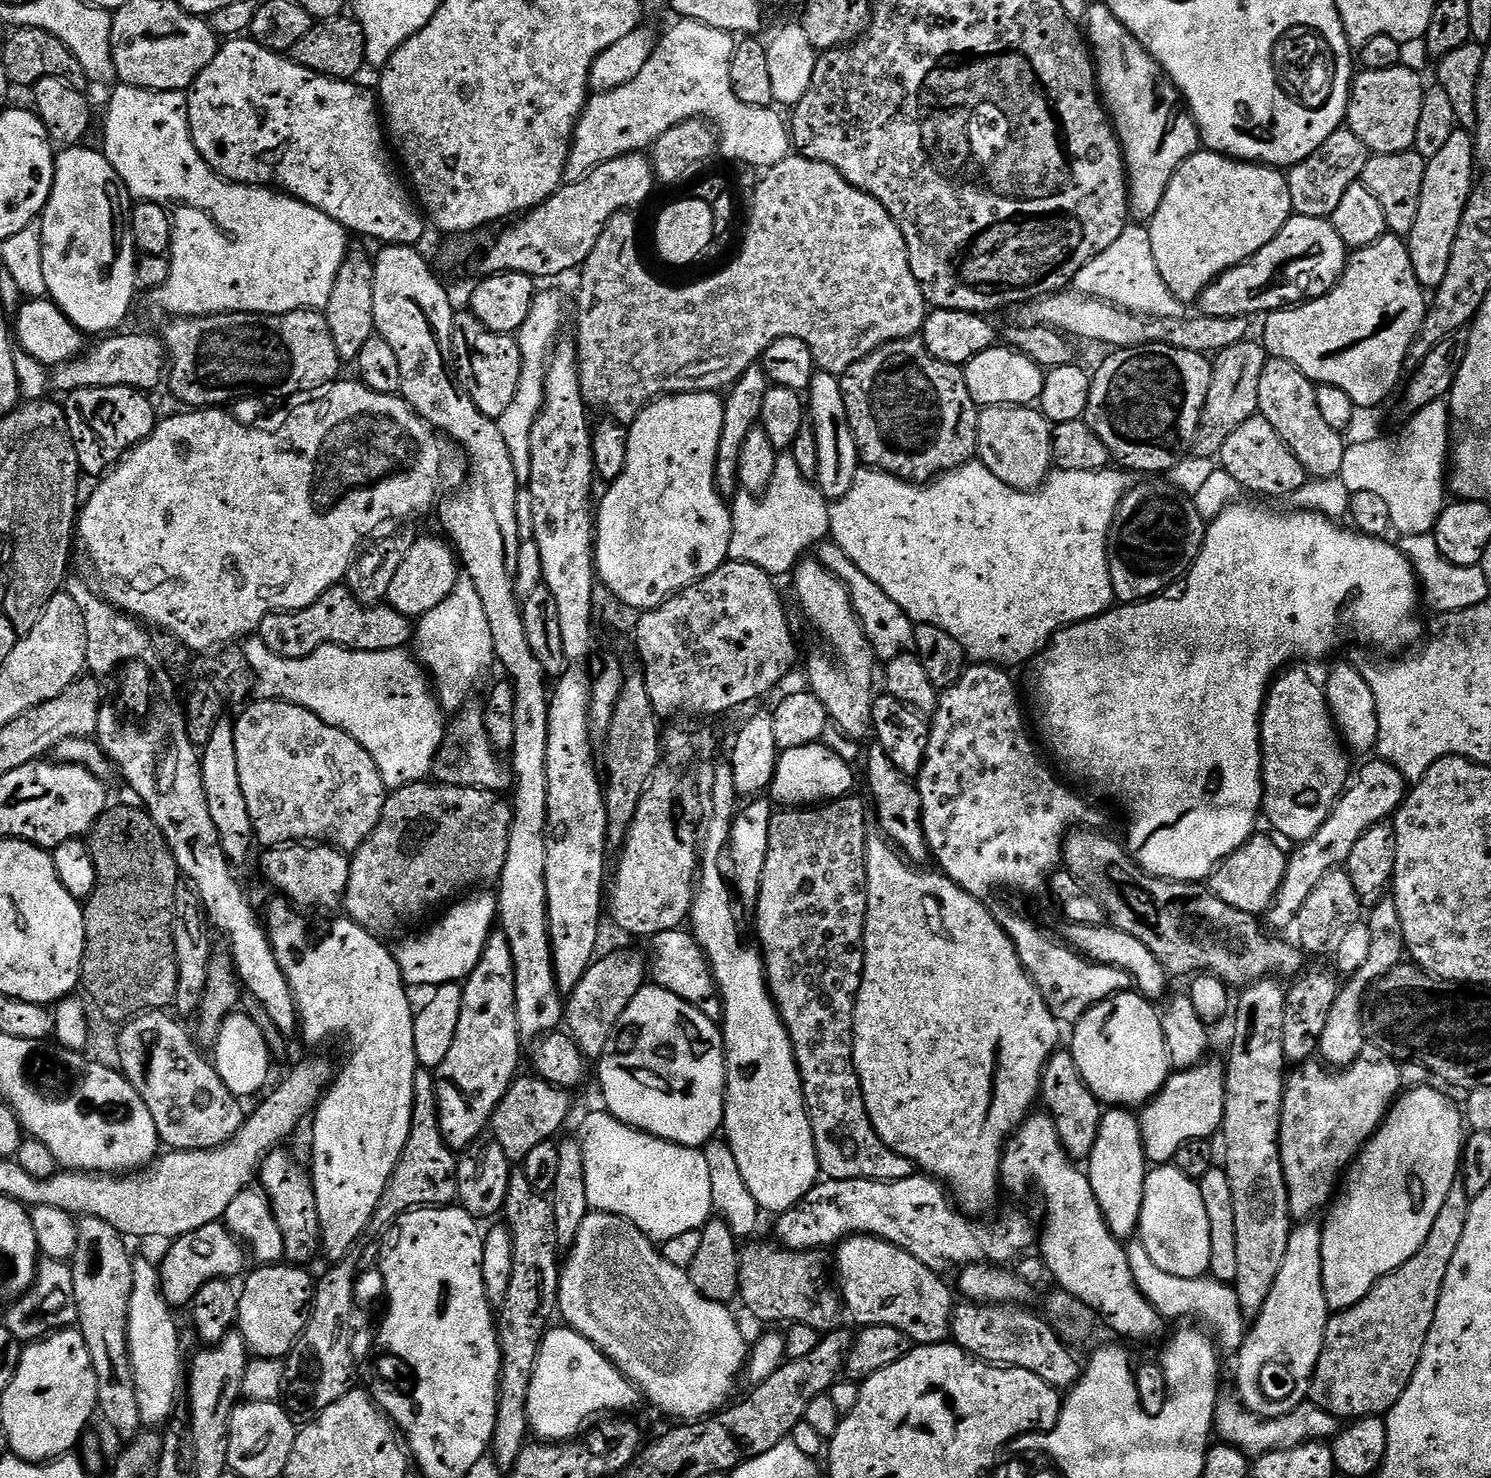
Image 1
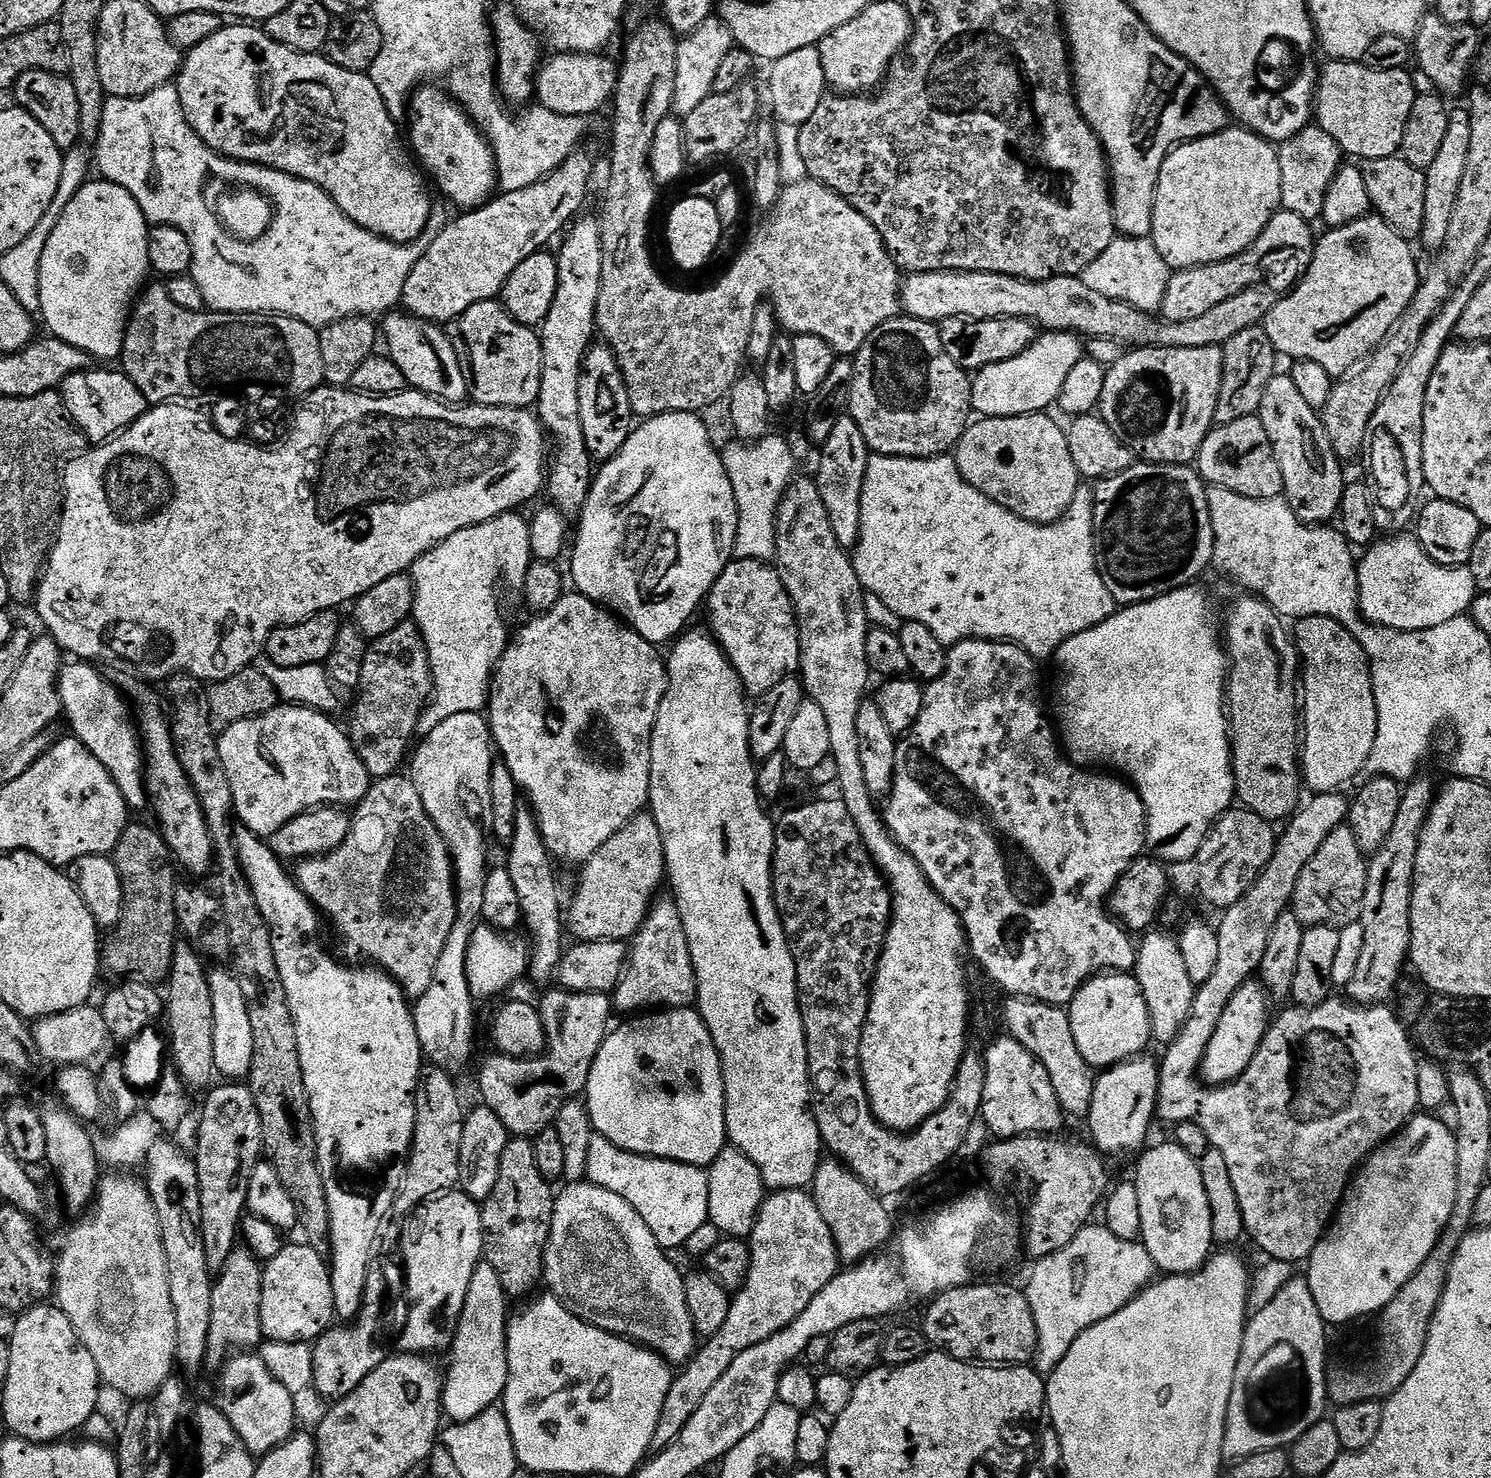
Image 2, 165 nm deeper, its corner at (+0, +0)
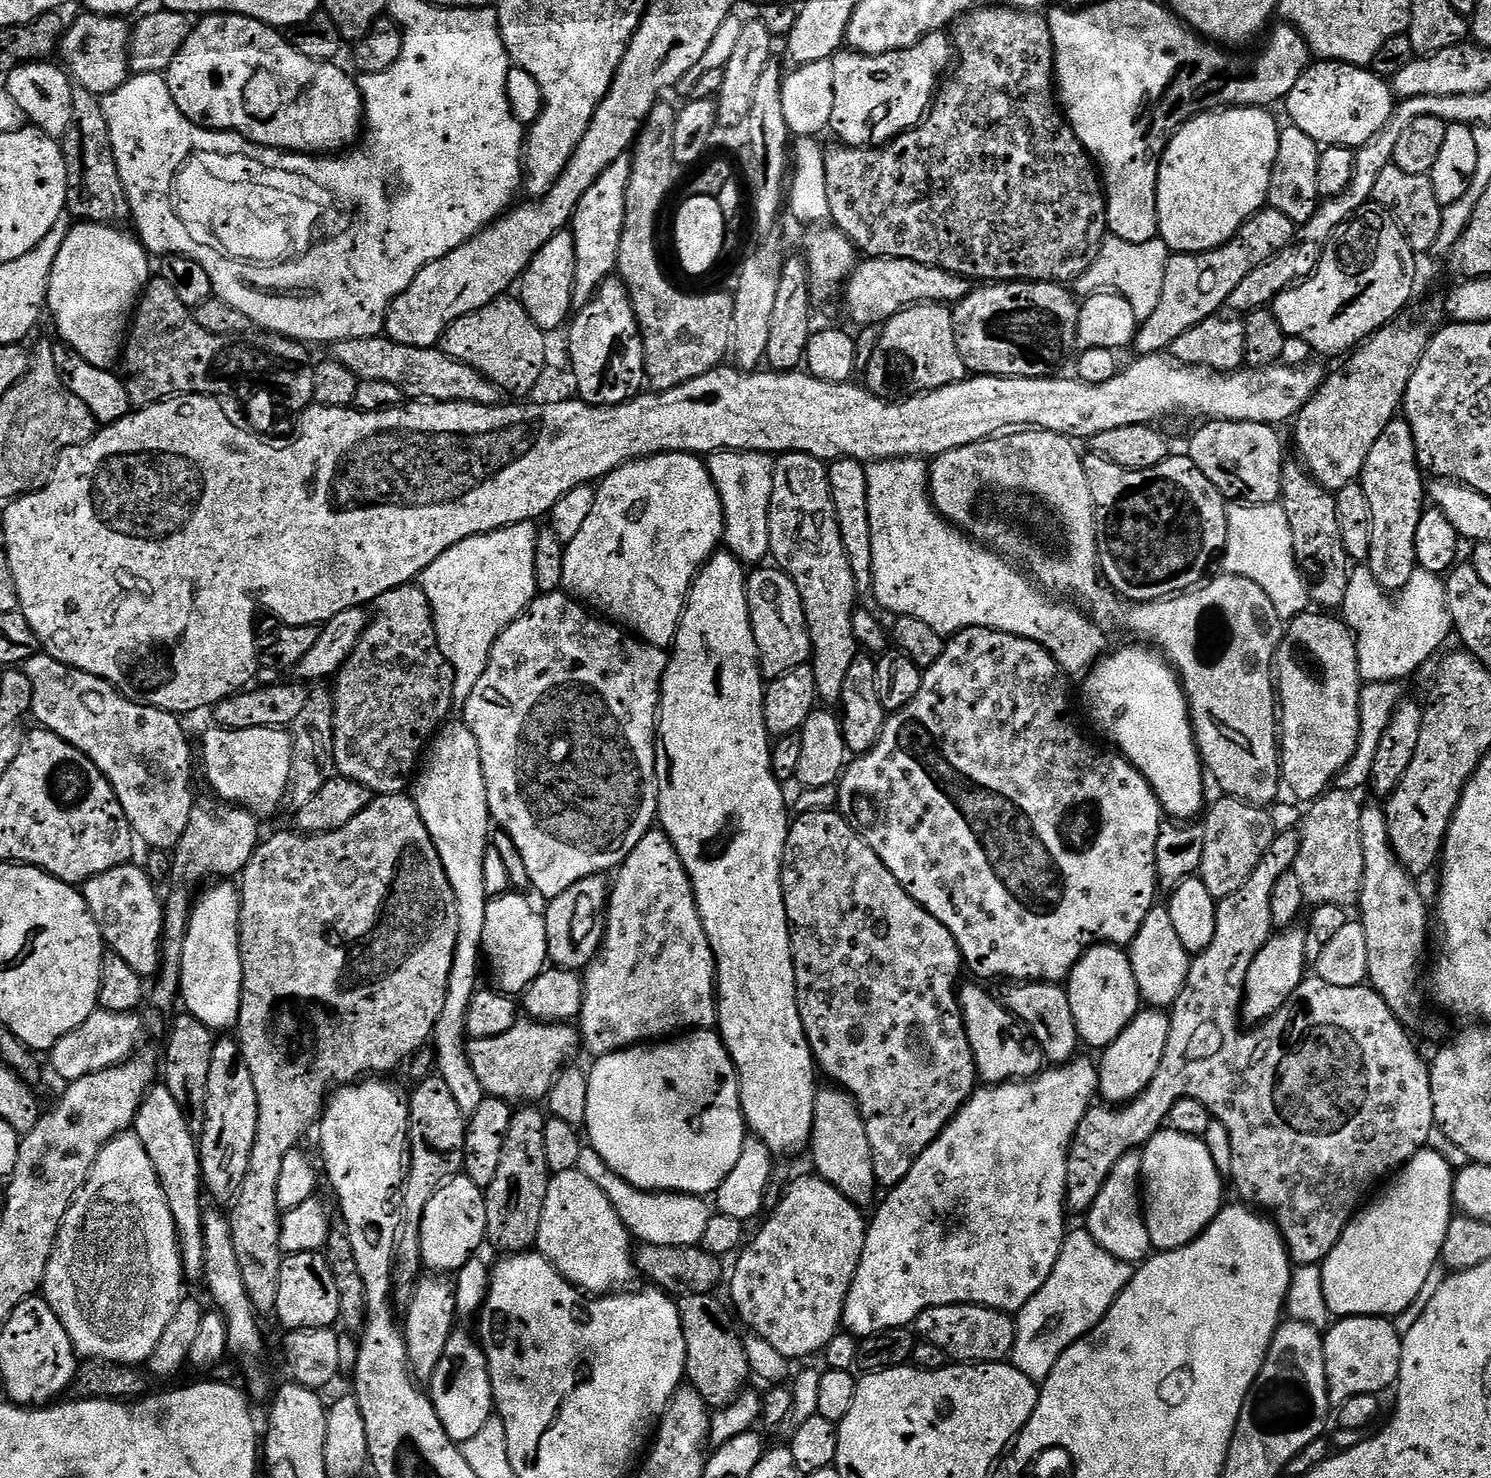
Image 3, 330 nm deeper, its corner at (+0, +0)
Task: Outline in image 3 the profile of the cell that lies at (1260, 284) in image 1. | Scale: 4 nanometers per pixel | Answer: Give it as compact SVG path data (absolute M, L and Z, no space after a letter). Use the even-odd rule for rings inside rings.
M1265 206L1254 213L1221 248L1169 255L1166 278L1162 278L1162 298L1158 298L1158 310L1154 310L1154 314L1150 314L1150 318L1143 320L1137 327L1135 355L1159 356L1167 353L1172 343L1186 334L1186 330L1217 315L1227 305L1230 294L1234 294L1234 286L1238 286L1238 282L1242 282L1250 270L1258 270L1258 266L1274 258L1291 242L1296 230L1297 225L1286 218L1286 214Z

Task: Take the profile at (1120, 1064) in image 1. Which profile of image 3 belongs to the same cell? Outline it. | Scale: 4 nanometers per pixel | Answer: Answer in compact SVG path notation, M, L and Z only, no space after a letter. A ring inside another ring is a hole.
M1097 944L1095 948L1089 948L1069 974L1066 987L1070 1010L1074 1013L1074 1026L1080 1039L1097 1050L1108 1048L1114 1043L1142 1008L1127 951L1115 944Z

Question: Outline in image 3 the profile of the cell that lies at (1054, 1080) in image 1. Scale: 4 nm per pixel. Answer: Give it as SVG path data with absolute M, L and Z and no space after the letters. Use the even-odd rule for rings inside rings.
M1010 980L1003 985L1002 1003L1019 1018L1032 1032L1038 1046L1044 1051L1044 1059L1049 1065L1064 1066L1077 1055L1076 1047L1082 1041L1074 1026L1074 1013L1070 1010L1067 987L1047 984L1041 980Z

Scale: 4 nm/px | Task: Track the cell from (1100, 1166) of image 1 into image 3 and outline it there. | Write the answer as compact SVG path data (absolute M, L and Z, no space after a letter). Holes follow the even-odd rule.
M1141 1010L1130 1022L1126 1030L1108 1048L1103 1049L1101 1060L1098 1060L1098 1071L1100 1073L1100 1086L1098 1096L1101 1101L1112 1106L1128 1104L1137 1100L1154 1082L1154 1074L1158 1074L1158 1066L1162 1066L1162 1054L1166 1054L1166 1038L1170 1038L1170 1016L1164 1010Z

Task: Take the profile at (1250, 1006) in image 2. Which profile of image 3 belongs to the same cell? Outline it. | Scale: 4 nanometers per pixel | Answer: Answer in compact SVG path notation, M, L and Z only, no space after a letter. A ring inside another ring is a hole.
M1293 926L1268 937L1268 940L1254 954L1254 962L1250 962L1250 971L1246 974L1242 1020L1245 1025L1259 1026L1269 1020L1288 1000L1297 995L1300 983L1304 980L1304 967L1309 967L1306 958L1306 931L1303 927Z

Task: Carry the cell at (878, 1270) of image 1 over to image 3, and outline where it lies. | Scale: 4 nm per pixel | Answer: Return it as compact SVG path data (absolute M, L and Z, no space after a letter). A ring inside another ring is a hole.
M835 1086L821 1087L816 1094L816 1105L814 1106L814 1126L812 1127L812 1164L815 1175L821 1176L834 1190L846 1194L850 1202L854 1202L861 1210L867 1209L867 1204L872 1199L877 1199L878 1185L874 1174L874 1162L870 1150L870 1138L866 1138L866 1122L862 1122L862 1114L856 1105L856 1099L843 1088Z

